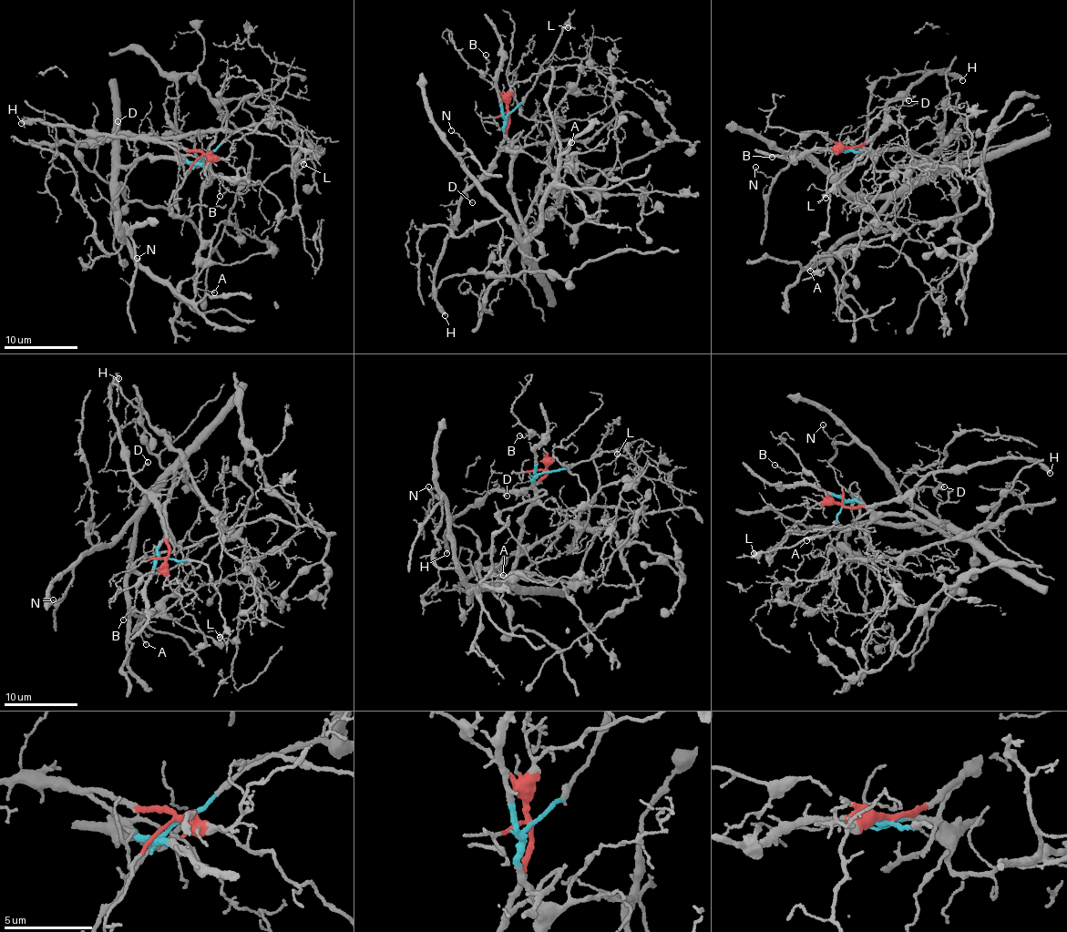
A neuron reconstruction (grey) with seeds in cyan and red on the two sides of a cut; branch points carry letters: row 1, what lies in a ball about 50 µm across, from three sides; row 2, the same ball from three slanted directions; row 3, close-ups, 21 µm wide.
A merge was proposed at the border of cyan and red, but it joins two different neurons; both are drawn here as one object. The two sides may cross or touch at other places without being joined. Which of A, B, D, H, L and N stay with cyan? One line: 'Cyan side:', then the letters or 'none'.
Cyan side: A, L, N

